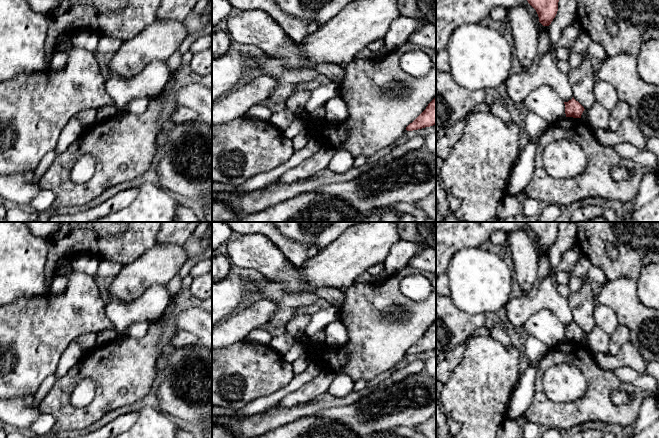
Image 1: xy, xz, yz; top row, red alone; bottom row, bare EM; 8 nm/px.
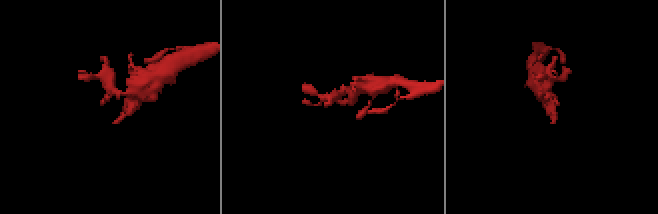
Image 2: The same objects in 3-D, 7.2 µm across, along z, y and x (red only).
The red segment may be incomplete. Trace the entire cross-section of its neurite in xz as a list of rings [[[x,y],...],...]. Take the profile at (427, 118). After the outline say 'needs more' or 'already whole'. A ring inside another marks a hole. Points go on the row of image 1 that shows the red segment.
[[[436,97],[428,104],[426,109],[407,127],[407,131],[413,131],[436,125]]]; already whole

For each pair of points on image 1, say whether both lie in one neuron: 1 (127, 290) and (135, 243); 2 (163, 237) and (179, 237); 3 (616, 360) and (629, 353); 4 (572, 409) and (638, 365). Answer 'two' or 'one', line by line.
1: two
2: one
3: one
4: two

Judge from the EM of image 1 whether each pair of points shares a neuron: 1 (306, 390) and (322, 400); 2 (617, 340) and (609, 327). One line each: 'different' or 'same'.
1: different
2: different

